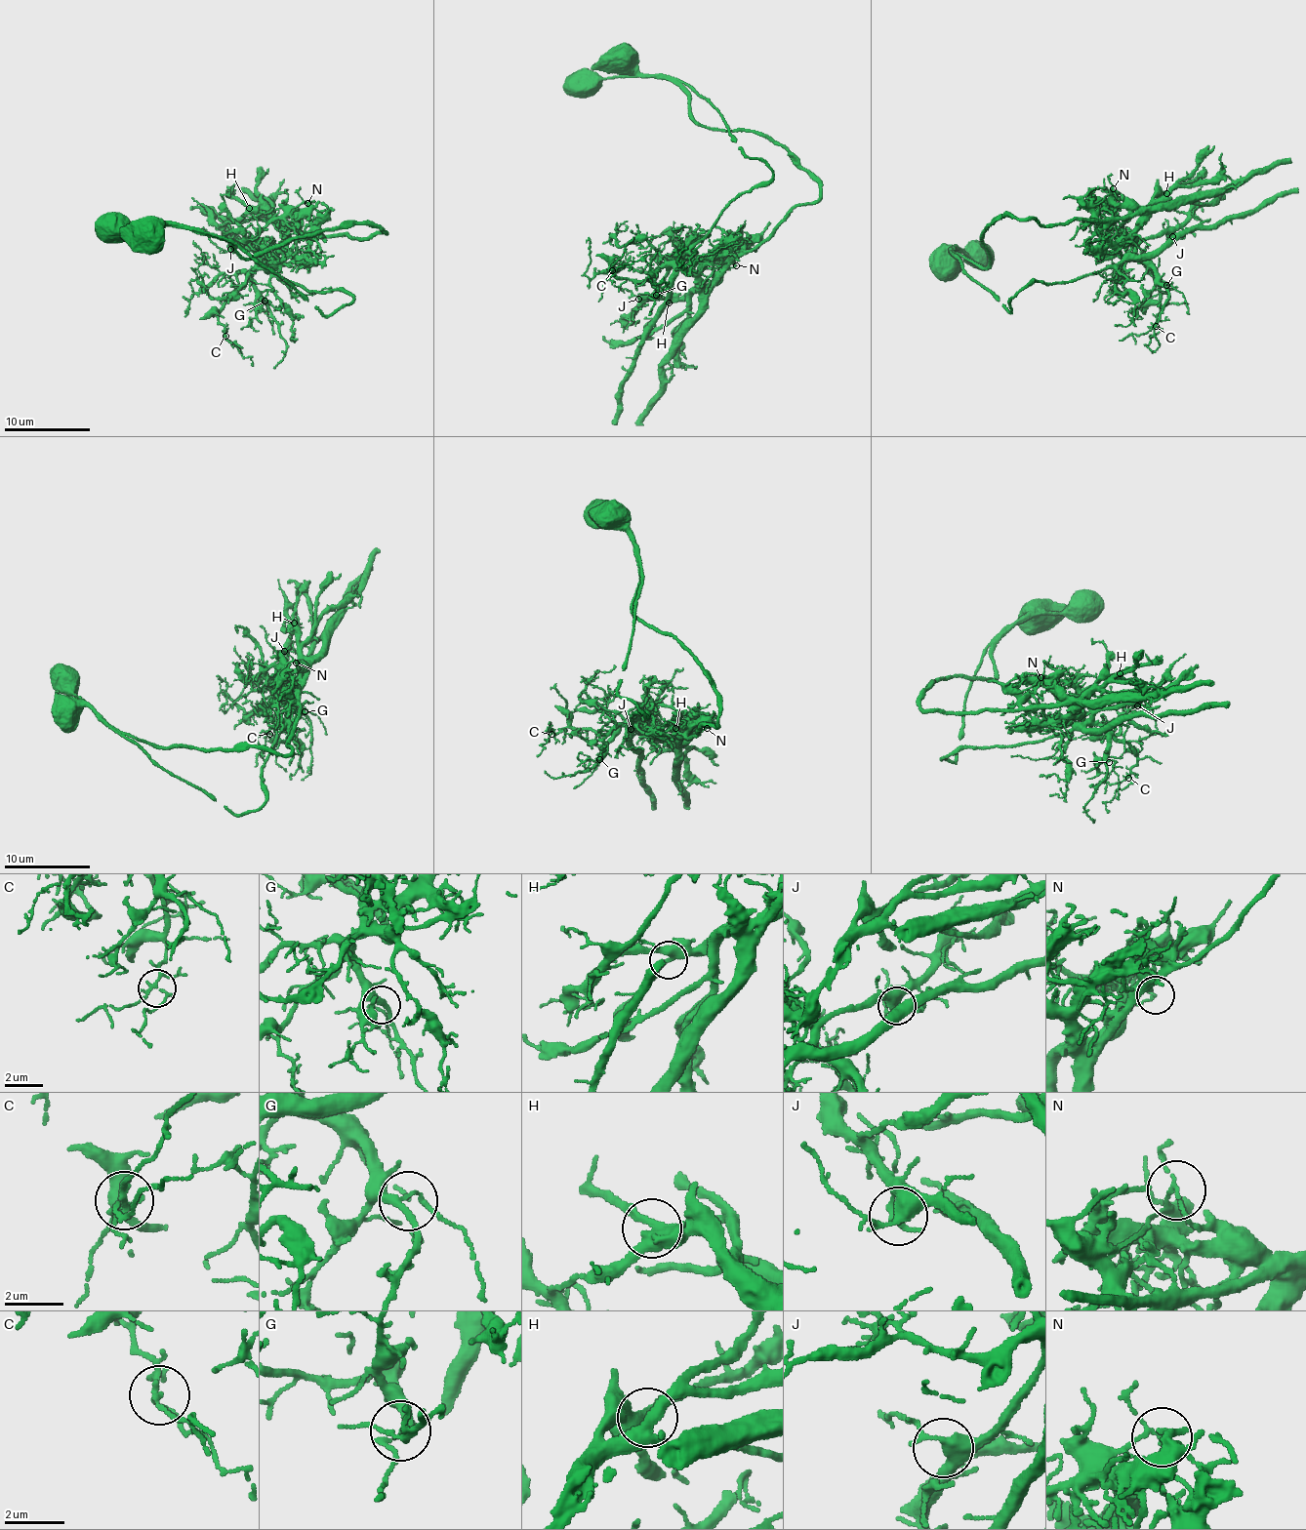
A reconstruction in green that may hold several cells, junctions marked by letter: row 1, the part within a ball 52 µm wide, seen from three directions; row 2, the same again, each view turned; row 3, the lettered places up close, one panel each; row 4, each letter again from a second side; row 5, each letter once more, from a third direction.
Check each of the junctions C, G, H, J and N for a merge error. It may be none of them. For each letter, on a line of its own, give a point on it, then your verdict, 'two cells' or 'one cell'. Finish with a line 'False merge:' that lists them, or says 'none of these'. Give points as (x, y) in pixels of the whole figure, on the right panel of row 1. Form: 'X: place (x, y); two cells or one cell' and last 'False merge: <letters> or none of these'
C: place (1156, 326); one cell
G: place (1166, 285); one cell
H: place (1166, 193); one cell
J: place (1172, 236); one cell
N: place (1113, 188); two cells
False merge: N

